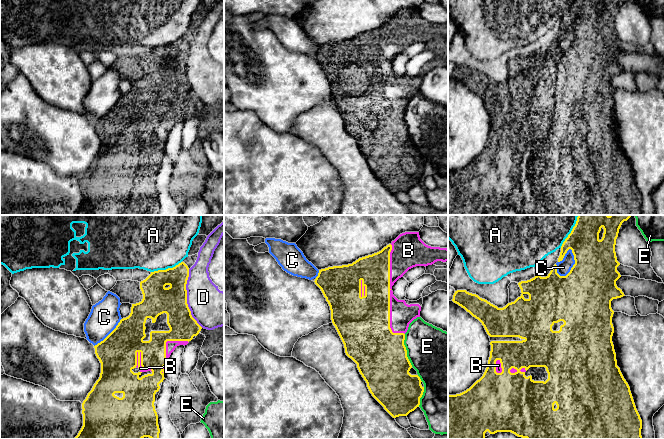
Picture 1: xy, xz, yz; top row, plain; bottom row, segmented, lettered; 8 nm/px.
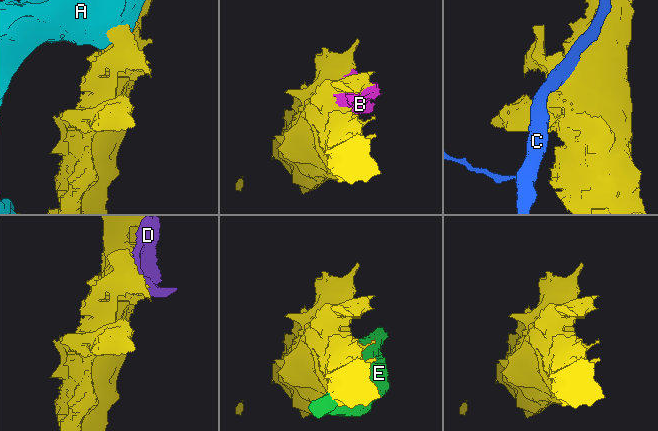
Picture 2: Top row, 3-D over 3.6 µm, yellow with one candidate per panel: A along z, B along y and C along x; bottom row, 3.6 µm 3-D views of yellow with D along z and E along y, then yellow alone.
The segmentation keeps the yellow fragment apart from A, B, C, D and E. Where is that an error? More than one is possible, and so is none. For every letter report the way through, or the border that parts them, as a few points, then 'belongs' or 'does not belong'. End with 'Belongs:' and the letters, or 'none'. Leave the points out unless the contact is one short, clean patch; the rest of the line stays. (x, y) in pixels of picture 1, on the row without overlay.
A: does not belong
B: belongs
C: does not belong
D: does not belong
E: does not belong
Belongs: B

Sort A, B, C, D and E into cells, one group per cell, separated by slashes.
A / B / C / D / E

